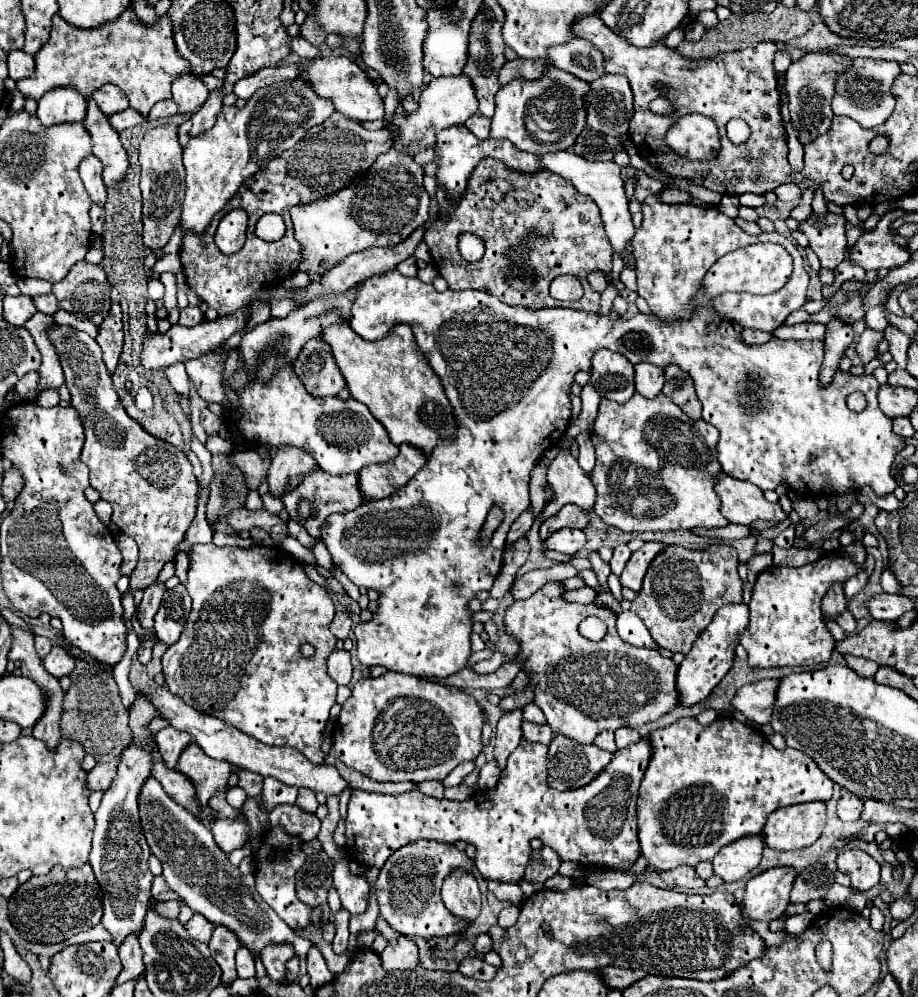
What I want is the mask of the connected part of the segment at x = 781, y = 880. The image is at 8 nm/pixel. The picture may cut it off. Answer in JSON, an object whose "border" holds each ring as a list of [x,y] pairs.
{"border":[[[773,867],[747,881],[743,907],[749,919],[773,921],[789,905],[789,893],[795,883],[793,867]]]}

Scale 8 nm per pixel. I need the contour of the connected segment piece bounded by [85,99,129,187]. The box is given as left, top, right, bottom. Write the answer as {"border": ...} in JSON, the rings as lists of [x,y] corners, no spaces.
{"border":[[[87,101],[87,117],[85,127],[91,133],[93,139],[93,155],[101,159],[103,163],[103,181],[107,187],[119,185],[127,171],[129,171],[129,159],[127,151],[123,149],[119,141],[119,133],[111,129],[107,115],[103,115],[93,101]]]}

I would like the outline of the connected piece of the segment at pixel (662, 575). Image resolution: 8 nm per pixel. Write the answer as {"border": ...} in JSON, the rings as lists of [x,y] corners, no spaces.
{"border":[[[725,543],[711,545],[707,549],[665,545],[665,549],[651,561],[643,587],[631,603],[631,611],[639,615],[659,647],[673,653],[689,653],[695,639],[711,623],[719,607],[741,603],[743,591],[737,565],[737,549]]]}

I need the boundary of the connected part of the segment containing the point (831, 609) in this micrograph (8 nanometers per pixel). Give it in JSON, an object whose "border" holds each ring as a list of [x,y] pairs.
{"border":[[[835,585],[833,589],[829,589],[823,605],[821,605],[821,611],[823,611],[823,617],[829,619],[829,621],[835,621],[839,613],[843,613],[847,609],[847,601],[843,597],[843,585]]]}

